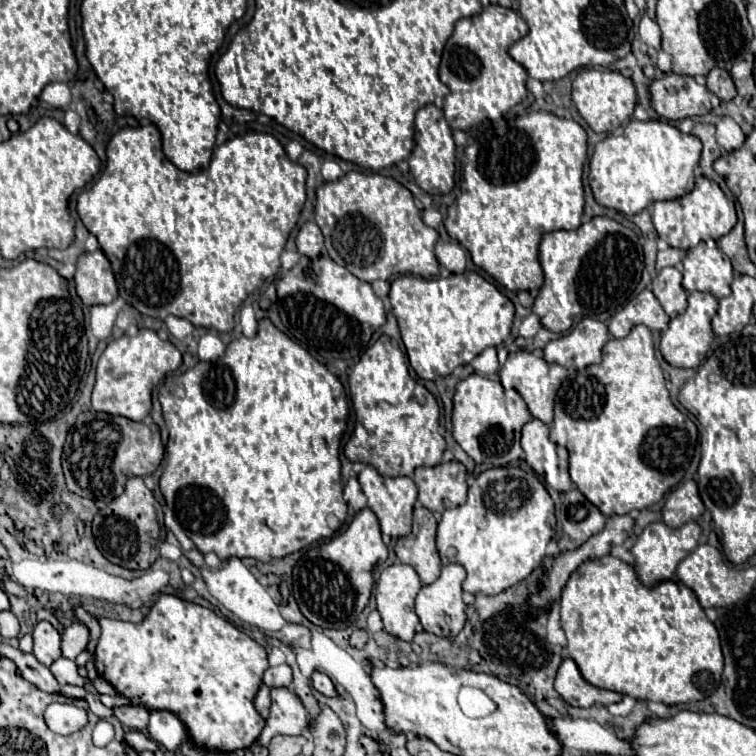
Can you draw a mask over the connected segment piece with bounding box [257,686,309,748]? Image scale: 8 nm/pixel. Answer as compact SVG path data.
M271 688L271 702L271 716L267 718L267 724L257 740L263 748L269 746L271 738L277 734L303 734L309 724L309 714L291 688Z

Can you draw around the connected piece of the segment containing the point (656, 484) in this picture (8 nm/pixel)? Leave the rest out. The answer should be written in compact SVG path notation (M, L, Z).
M639 324L625 338L611 338L603 348L603 360L599 364L577 370L561 384L549 438L569 450L571 480L605 516L629 514L631 510L653 506L683 478L697 446L697 428L669 398L647 326Z

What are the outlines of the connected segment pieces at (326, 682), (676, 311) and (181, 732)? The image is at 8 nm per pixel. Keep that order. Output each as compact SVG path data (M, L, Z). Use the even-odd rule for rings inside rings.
M313 672L311 682L313 682L313 688L315 688L317 692L321 692L321 694L325 694L325 696L335 696L335 686L333 686L333 682L329 680L327 674L323 674L323 672Z
M663 268L655 276L651 290L657 296L657 300L661 302L663 310L671 318L683 314L683 310L687 308L687 294L681 286L681 272L677 268Z
M153 710L149 720L149 736L167 750L177 750L179 744L187 738L185 726L179 718L169 710Z

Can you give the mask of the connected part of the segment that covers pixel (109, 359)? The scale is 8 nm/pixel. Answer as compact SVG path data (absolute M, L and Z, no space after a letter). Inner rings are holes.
M149 328L139 330L137 336L123 336L119 340L109 342L109 346L105 348L105 352L101 354L101 358L97 362L97 382L93 388L93 408L99 412L119 414L119 416L131 418L135 422L141 422L151 412L151 392L153 392L155 384L159 384L159 380L167 372L177 370L179 364L181 364L181 352L169 340L161 340L157 336L157 332L153 332Z

